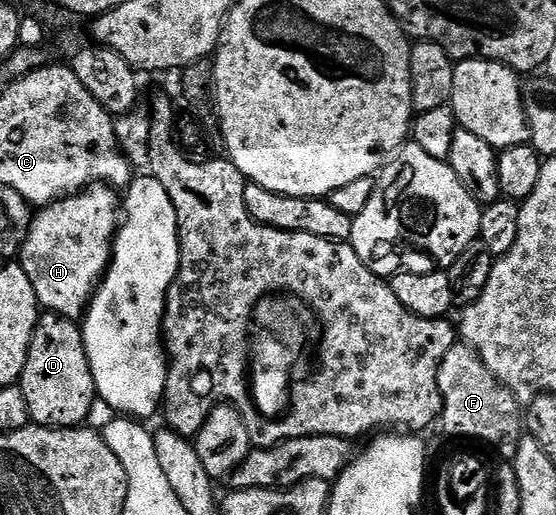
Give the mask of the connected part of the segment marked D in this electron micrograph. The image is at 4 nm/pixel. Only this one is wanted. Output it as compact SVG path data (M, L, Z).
M40 314L27 364L17 385L25 393L32 424L58 428L84 426L97 404L97 392L85 353L82 326L60 315Z

